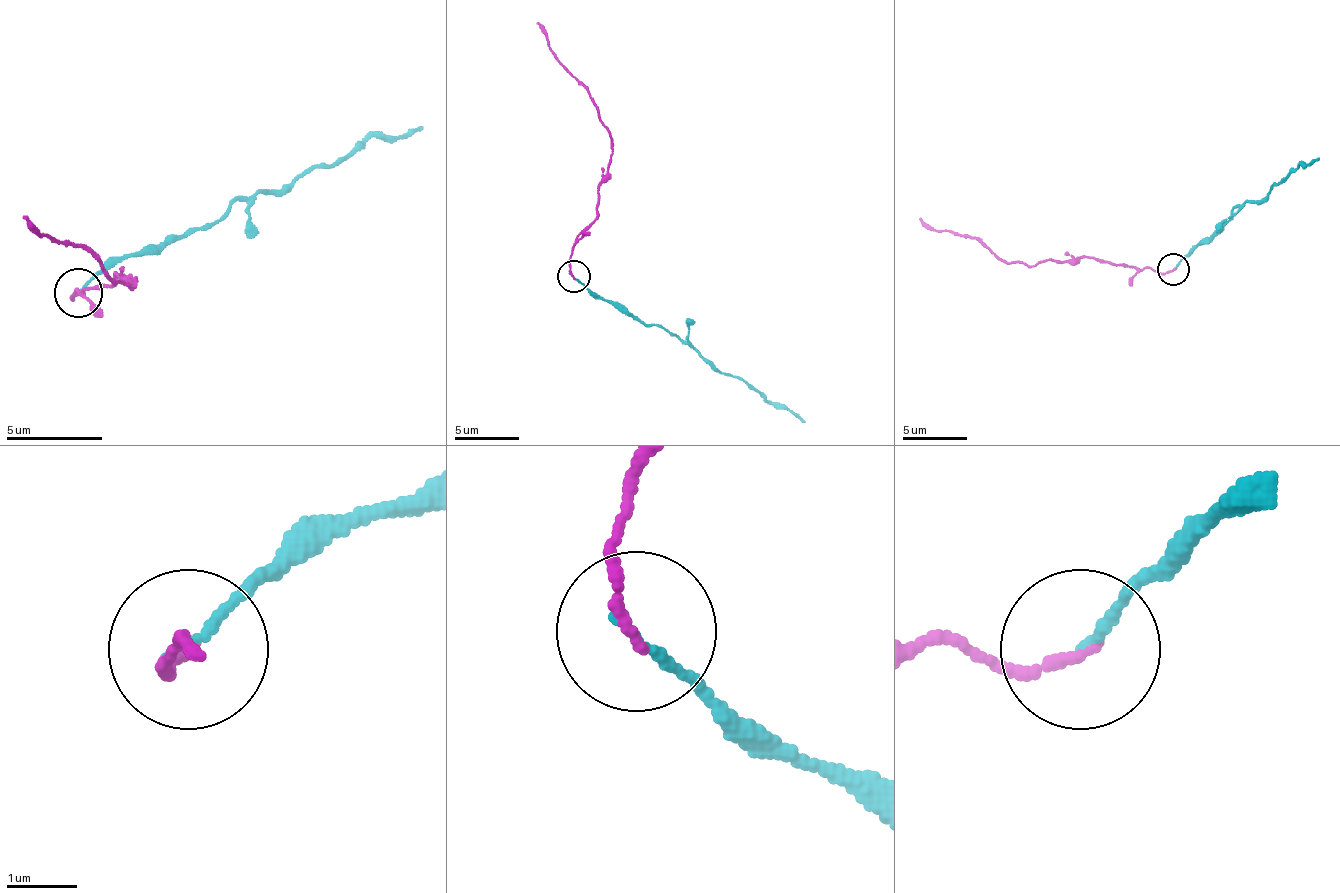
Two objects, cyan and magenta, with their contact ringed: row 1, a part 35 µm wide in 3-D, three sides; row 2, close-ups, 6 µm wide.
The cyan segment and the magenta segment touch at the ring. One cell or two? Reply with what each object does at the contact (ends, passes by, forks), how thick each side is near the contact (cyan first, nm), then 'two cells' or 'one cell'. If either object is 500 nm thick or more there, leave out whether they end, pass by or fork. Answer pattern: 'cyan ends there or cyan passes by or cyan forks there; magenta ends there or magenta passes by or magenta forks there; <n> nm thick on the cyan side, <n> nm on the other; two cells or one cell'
cyan ends there; magenta ends there; 110 nm thick on the cyan side, 160 nm on the other; two cells

